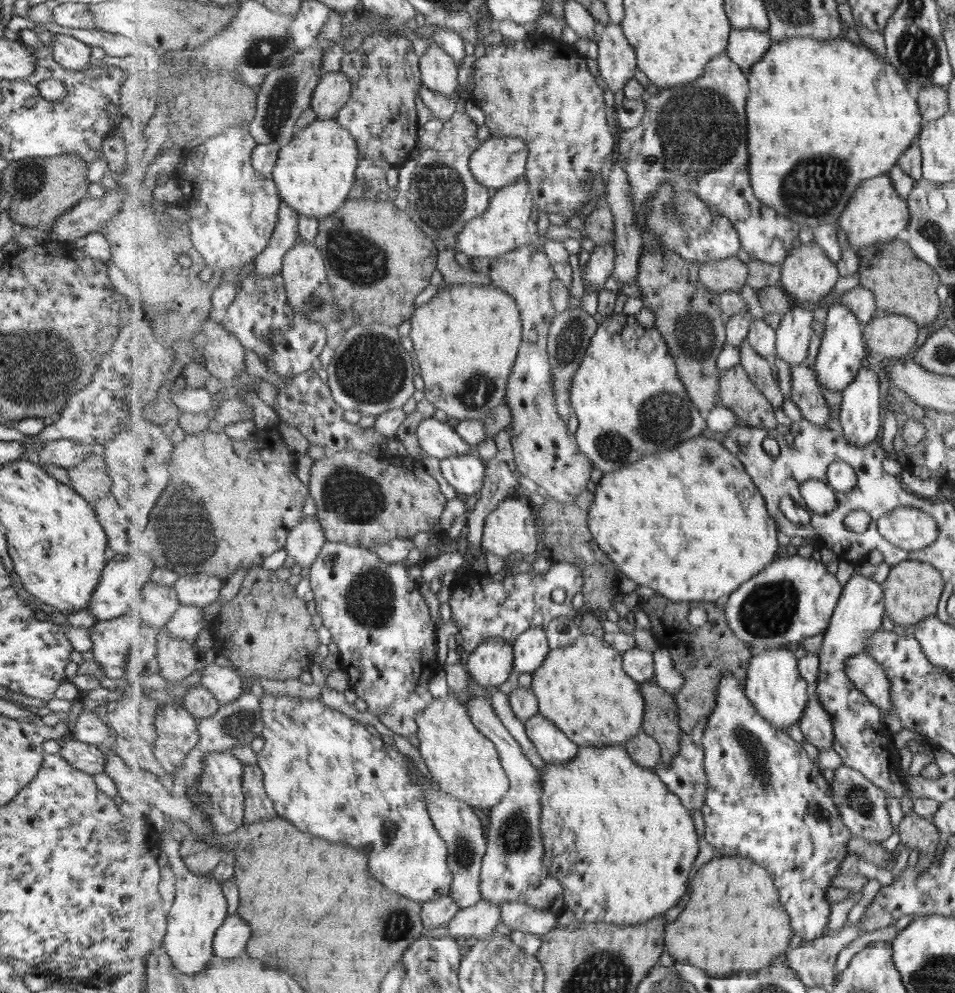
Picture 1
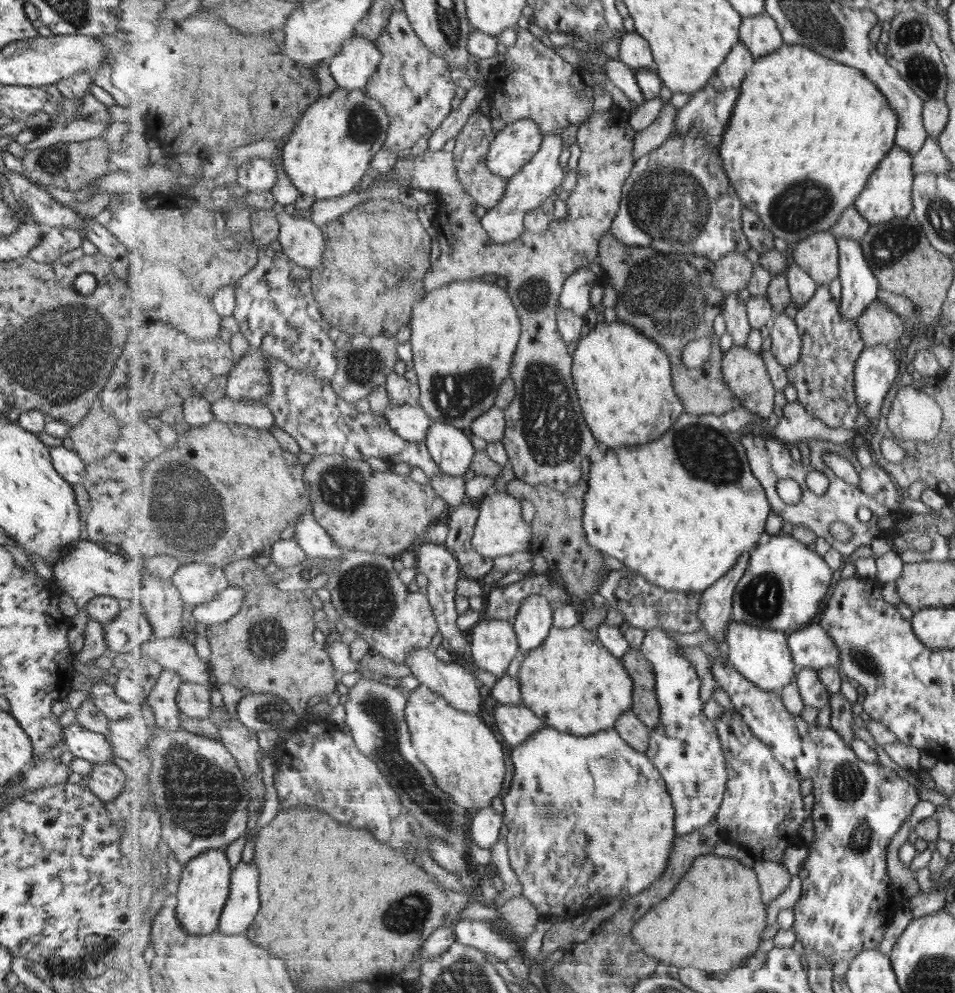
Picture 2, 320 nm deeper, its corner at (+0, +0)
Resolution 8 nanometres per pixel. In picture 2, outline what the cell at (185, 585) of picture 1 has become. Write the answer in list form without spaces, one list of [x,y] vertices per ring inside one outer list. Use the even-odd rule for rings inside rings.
[[[201,562],[179,566],[173,584],[178,588],[187,606],[192,608],[215,600],[220,593],[217,592],[219,588],[215,582],[215,566],[205,566]]]

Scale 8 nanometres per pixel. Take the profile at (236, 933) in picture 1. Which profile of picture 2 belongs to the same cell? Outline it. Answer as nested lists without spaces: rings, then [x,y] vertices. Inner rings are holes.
[[[242,862],[233,870],[230,886],[230,899],[223,909],[217,930],[227,935],[245,932],[257,918],[259,900],[259,868],[255,862]]]

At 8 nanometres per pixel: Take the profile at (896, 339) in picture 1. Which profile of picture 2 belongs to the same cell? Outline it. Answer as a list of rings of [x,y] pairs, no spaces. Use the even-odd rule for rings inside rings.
[[[879,298],[867,307],[857,323],[867,347],[893,345],[901,336],[908,335],[910,325]]]

